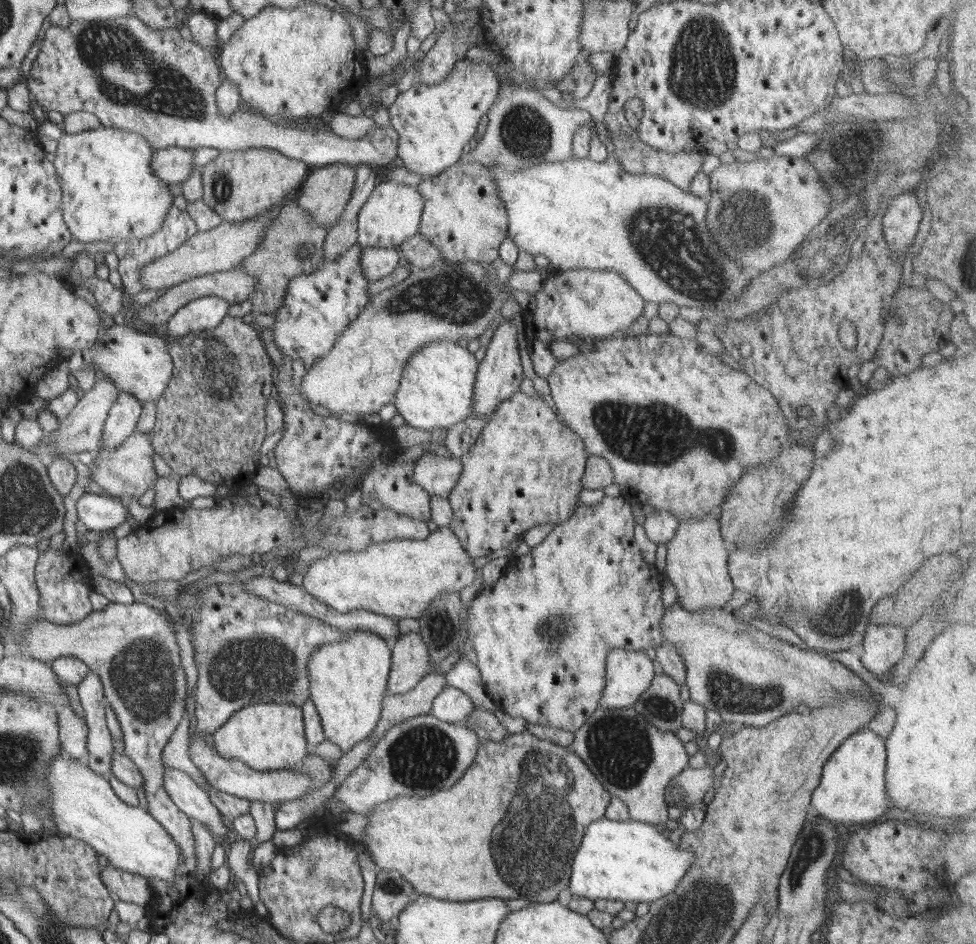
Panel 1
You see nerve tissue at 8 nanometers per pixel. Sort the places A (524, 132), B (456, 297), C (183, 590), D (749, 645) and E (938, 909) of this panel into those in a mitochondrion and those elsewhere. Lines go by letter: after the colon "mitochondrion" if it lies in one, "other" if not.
A: mitochondrion
B: mitochondrion
C: other
D: other
E: other

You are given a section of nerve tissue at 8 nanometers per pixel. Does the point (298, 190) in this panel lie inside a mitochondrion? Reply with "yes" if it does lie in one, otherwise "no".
no

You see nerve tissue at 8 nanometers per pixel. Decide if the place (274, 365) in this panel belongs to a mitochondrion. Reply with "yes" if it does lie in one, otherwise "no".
no

